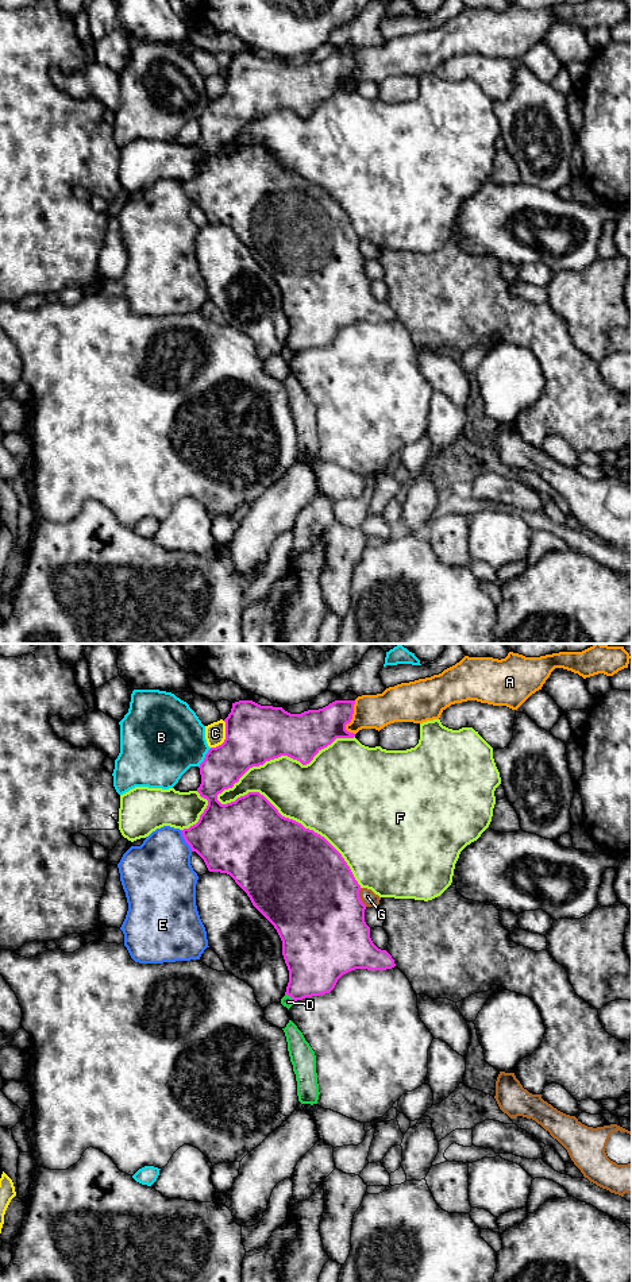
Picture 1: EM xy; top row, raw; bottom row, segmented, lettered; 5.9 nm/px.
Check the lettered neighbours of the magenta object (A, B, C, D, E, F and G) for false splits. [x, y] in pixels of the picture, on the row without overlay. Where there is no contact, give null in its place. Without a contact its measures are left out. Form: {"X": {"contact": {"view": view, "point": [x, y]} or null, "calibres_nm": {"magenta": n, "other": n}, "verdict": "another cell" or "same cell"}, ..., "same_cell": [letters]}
{"A": {"contact": {"view": "xy", "point": [351, 70]}, "calibres_nm": {"magenta": 240, "other": 200}, "verdict": "another cell"}, "B": {"contact": {"view": "xy", "point": [205, 109]}, "calibres_nm": {"magenta": 260, "other": 420}, "verdict": "another cell"}, "C": {"contact": {"view": "xy", "point": [226, 89]}, "calibres_nm": {"magenta": 360, "other": 130}, "verdict": "another cell"}, "D": {"contact": {"view": "xy", "point": [291, 348]}, "calibres_nm": {"magenta": 340, "other": 70}, "verdict": "another cell"}, "E": {"contact": {"view": "xy", "point": [185, 193]}, "calibres_nm": {"magenta": 400, "other": 400}, "verdict": "another cell"}, "F": {"contact": {"view": "xy", "point": [292, 172]}, "calibres_nm": {"magenta": 500, "other": 440}, "verdict": "another cell"}, "G": {"contact": {"view": "xy", "point": [359, 250]}, "calibres_nm": {"magenta": 500, "other": 90}, "verdict": "another cell"}, "same_cell": []}

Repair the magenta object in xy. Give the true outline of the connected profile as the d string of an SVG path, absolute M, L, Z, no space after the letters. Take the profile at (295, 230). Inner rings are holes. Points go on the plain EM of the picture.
M253 53L232 55L231 65L224 72L226 92L211 100L200 116L201 136L197 144L208 152L208 158L196 177L181 182L185 194L205 215L209 224L230 227L247 246L253 258L274 278L282 293L282 308L289 323L285 347L294 354L305 350L330 345L338 332L355 321L386 323L396 318L386 302L378 301L370 290L370 279L365 274L366 258L359 250L361 238L342 206L320 186L305 181L301 175L282 169L278 162L259 144L248 144L235 154L221 157L217 147L232 140L253 119L288 108L309 116L313 109L336 90L354 90L346 82L351 74L355 53L335 53L319 62L290 66L282 59L261 58Z

